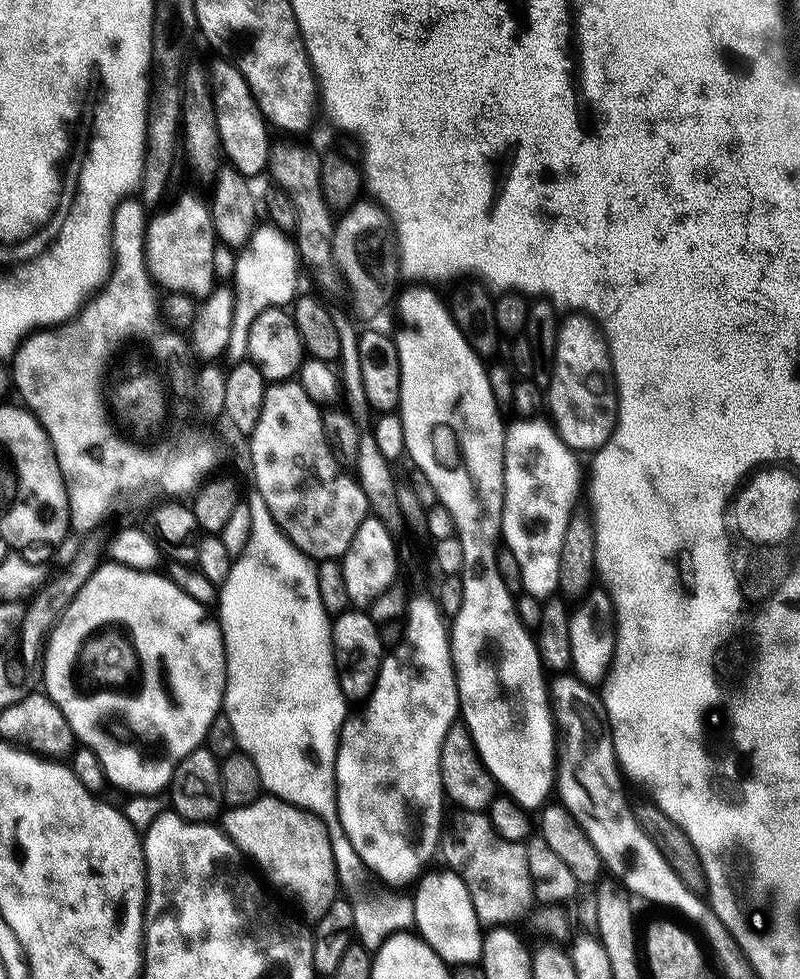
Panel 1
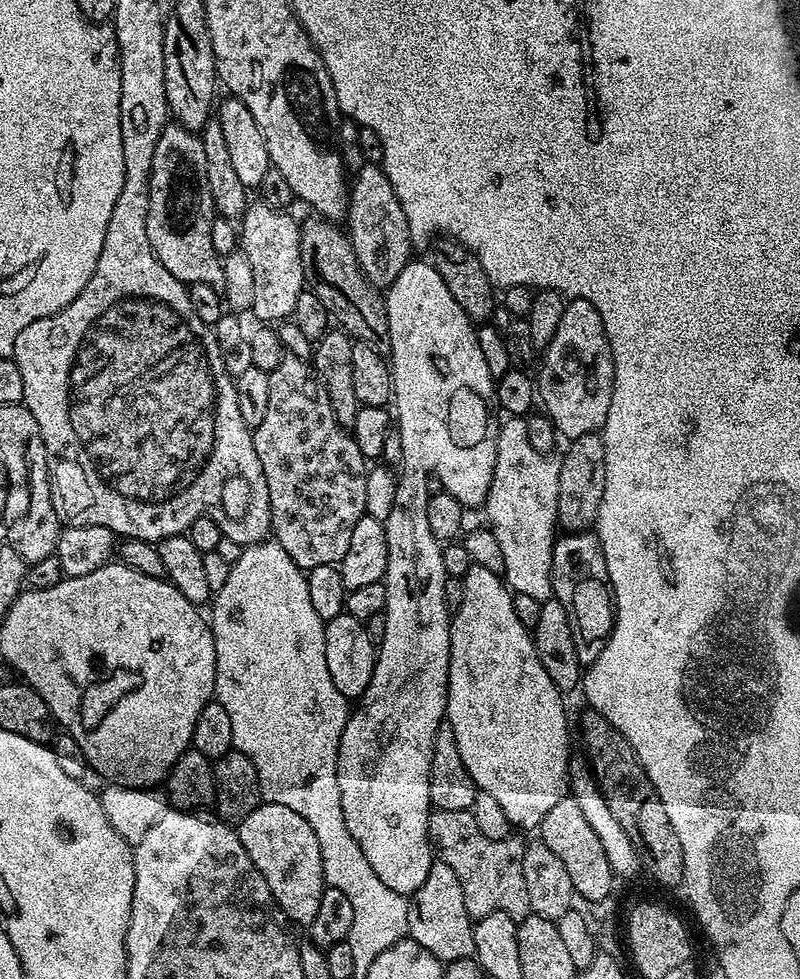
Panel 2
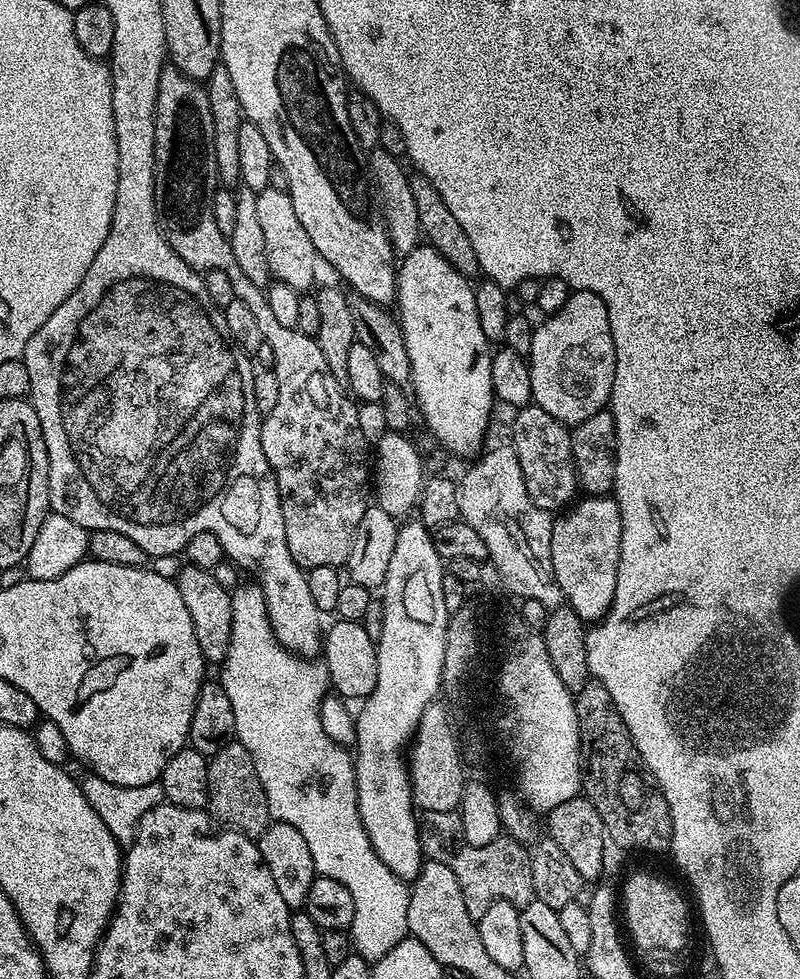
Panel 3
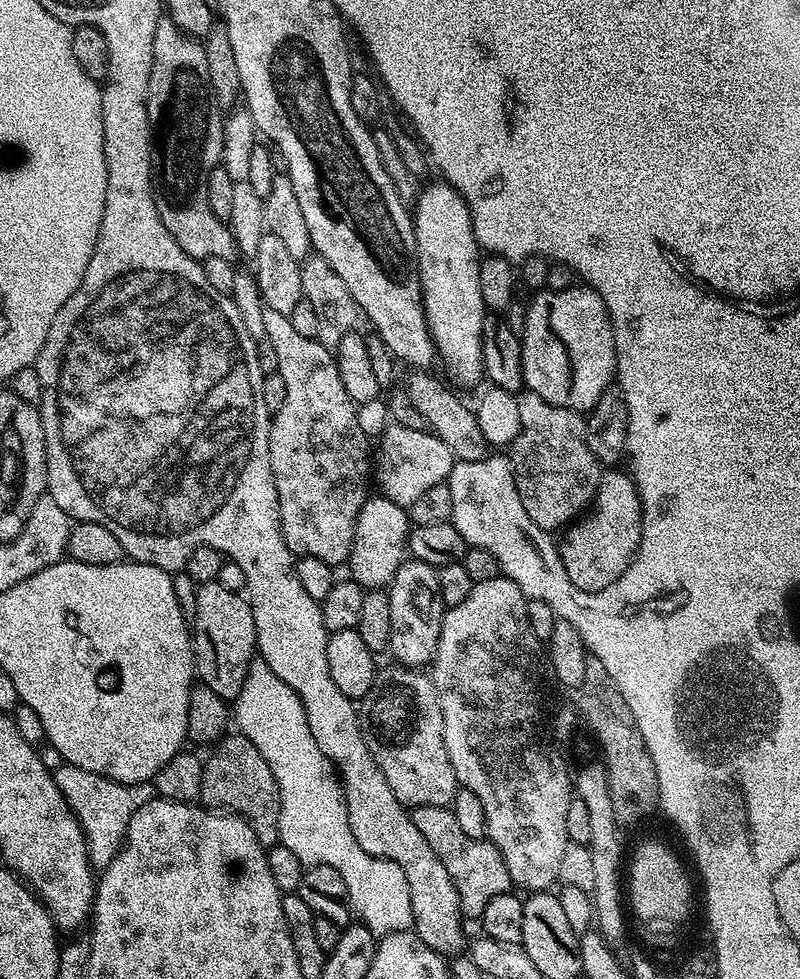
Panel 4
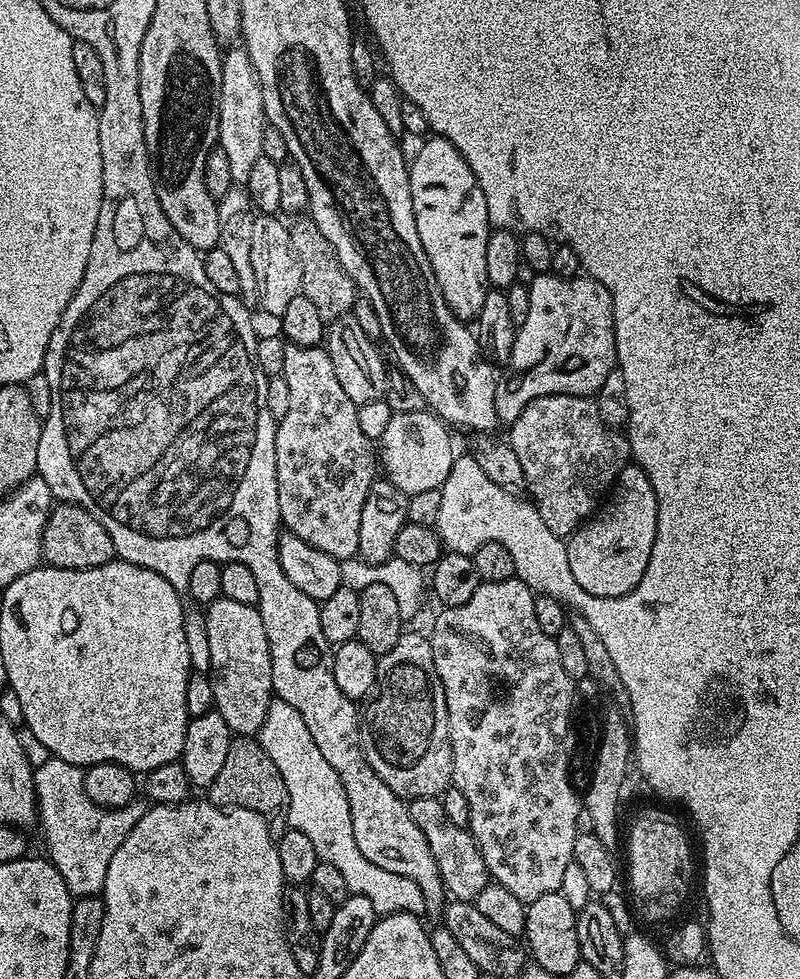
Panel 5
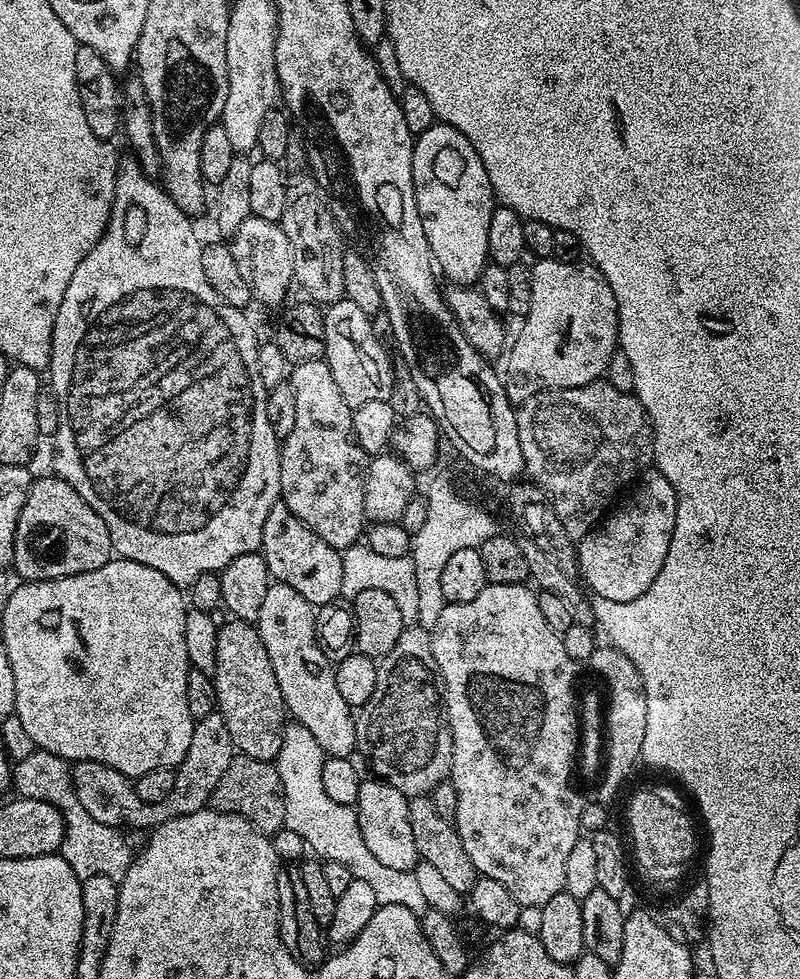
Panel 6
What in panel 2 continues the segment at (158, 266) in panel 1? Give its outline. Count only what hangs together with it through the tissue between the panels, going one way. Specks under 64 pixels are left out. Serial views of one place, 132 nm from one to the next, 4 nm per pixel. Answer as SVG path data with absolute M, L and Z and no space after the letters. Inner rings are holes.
M170 122L162 130L158 146L154 146L152 171L148 173L148 193L150 206L146 214L146 234L158 262L162 262L162 266L166 266L174 278L186 285L205 283L206 286L219 289L224 283L224 265L221 256L214 250L214 242L210 242L210 226L217 219L218 213L216 203L212 201L210 186L206 182L204 142L197 133L175 122Z

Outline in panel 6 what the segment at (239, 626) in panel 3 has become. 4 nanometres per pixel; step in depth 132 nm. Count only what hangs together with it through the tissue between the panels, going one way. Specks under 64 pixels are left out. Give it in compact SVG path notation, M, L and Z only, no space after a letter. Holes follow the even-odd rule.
M295 722L285 723L282 734L282 746L275 758L275 766L282 778L282 790L286 802L286 818L284 827L294 830L304 839L305 845L312 848L321 861L340 862L352 875L352 879L361 879L371 885L379 905L406 906L406 910L415 916L428 913L428 903L420 889L418 878L406 870L394 870L394 866L386 866L374 858L374 853L367 848L362 839L362 830L358 826L355 807L351 804L336 804L326 794L322 786L322 770L326 754L322 746L318 746L314 734L306 730L306 726Z

